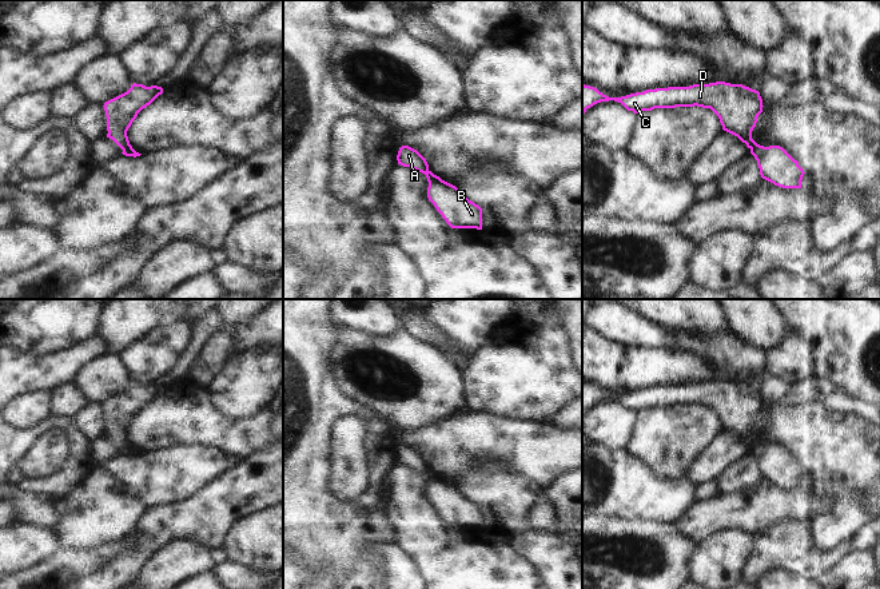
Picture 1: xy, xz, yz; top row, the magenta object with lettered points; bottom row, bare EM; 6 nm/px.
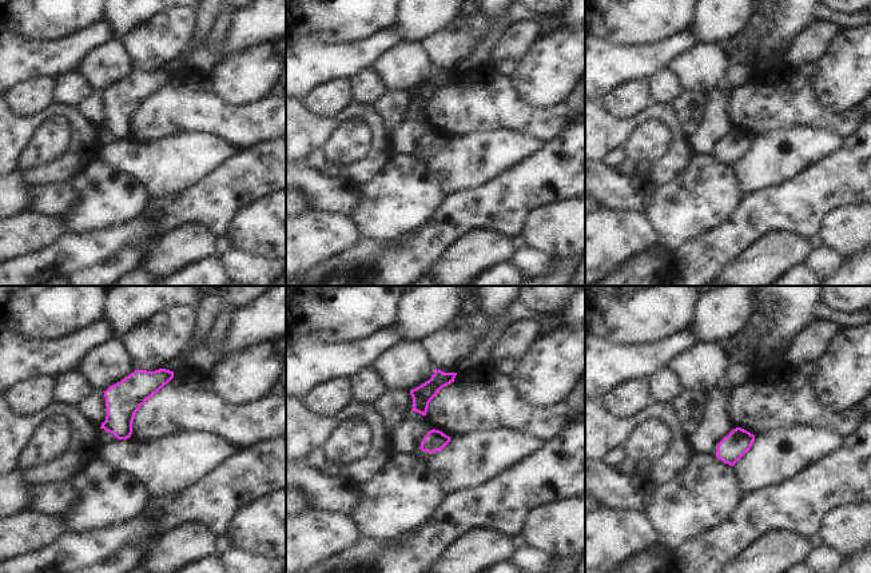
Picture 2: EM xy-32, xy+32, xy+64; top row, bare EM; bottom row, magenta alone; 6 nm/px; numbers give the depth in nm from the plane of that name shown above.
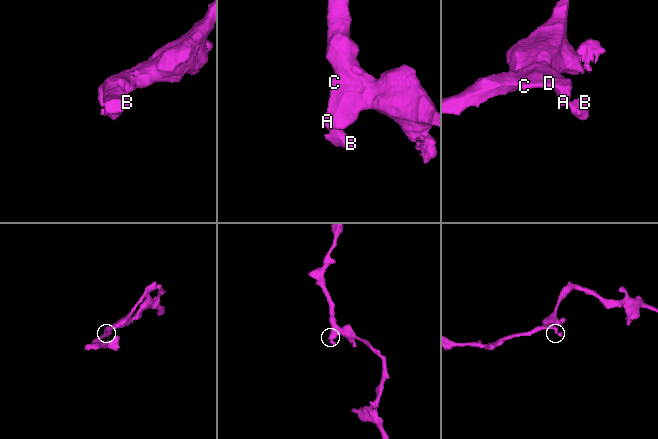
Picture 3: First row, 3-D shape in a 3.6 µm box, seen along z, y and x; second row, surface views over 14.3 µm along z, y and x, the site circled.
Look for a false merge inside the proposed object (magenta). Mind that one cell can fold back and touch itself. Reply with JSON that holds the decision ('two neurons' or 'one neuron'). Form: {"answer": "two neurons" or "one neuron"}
{"answer": "two neurons"}

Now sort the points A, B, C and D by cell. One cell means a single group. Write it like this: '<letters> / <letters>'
A C D / B

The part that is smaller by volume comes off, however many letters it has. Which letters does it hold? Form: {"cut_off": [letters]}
{"cut_off": ["B"]}

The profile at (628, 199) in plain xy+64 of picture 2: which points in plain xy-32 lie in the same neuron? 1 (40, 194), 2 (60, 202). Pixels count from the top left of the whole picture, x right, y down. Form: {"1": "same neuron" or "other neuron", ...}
{"1": "same neuron", "2": "same neuron"}

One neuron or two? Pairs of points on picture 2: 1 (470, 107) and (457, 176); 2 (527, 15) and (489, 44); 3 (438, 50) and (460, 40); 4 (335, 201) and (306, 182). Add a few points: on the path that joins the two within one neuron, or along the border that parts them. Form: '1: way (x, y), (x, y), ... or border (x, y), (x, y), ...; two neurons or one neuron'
1: border (496, 131), (473, 131), (452, 139); two neurons
2: way (516, 15), (496, 34); one neuron
3: way (444, 48), (454, 44); one neuron
4: way (329, 194), (313, 184); one neuron

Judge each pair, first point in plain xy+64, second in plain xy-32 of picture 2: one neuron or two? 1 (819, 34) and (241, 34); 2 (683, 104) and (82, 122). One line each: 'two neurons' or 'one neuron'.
1: two neurons
2: two neurons

